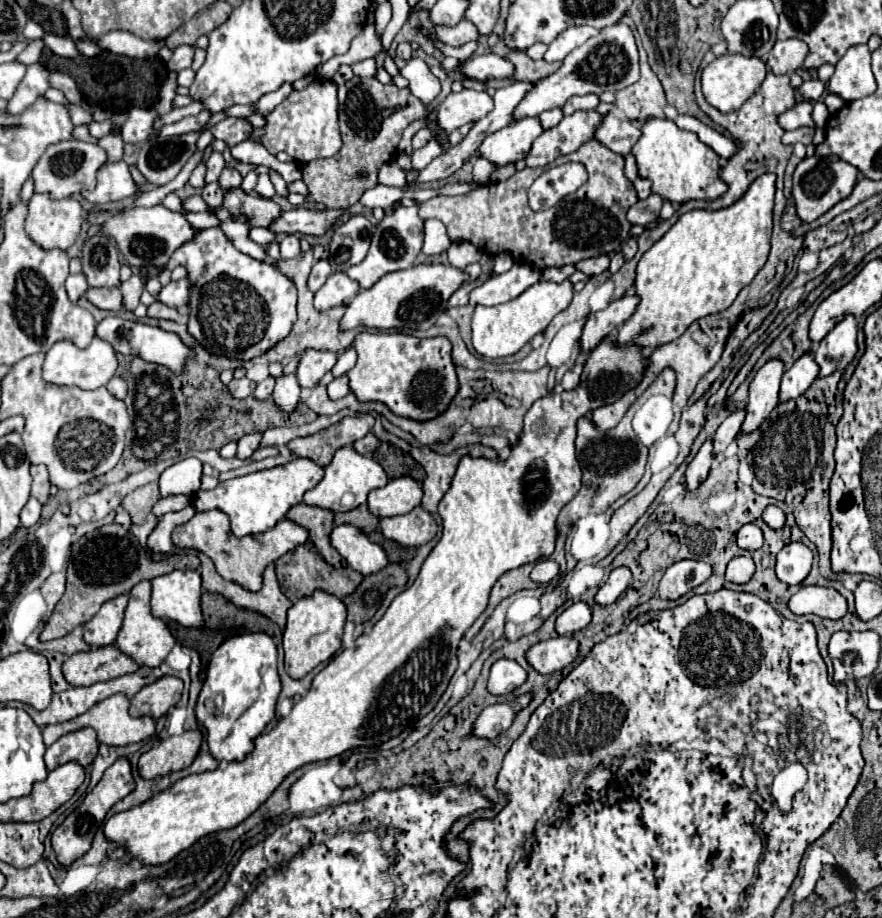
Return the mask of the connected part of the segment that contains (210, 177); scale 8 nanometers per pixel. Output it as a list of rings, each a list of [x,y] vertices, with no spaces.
[[[212,151],[212,155],[210,155],[210,159],[208,159],[206,167],[208,167],[208,173],[206,173],[206,183],[218,181],[218,177],[220,177],[220,173],[222,173],[222,169],[224,169],[224,157],[222,157],[222,153]]]

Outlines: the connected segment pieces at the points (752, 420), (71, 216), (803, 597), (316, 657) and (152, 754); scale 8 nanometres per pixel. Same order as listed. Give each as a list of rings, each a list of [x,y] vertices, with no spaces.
[[[770,359],[764,363],[754,381],[750,383],[750,395],[746,403],[746,419],[742,423],[742,431],[754,431],[760,427],[760,423],[770,415],[770,411],[780,403],[780,379],[784,375],[784,363],[780,359]]]
[[[34,195],[28,203],[28,219],[26,219],[26,233],[30,239],[40,245],[42,249],[68,249],[80,235],[82,227],[82,207],[76,199],[52,199],[48,195]]]
[[[800,587],[800,591],[796,595],[790,597],[788,607],[794,615],[806,615],[806,613],[814,613],[818,617],[826,617],[826,619],[842,619],[846,615],[846,599],[834,589],[834,587]]]
[[[314,591],[310,597],[298,599],[290,609],[288,609],[288,623],[284,629],[284,663],[286,663],[286,673],[290,677],[304,677],[310,673],[316,665],[330,661],[334,653],[340,649],[342,643],[342,629],[346,621],[346,607],[344,603],[328,595],[326,591]]]
[[[184,731],[178,737],[168,737],[160,745],[146,751],[138,761],[138,773],[142,779],[156,779],[172,771],[188,767],[198,755],[202,743],[200,731]]]

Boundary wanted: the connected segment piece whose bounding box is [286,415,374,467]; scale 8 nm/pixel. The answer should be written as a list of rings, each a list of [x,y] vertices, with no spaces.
[[[362,415],[362,417],[344,417],[342,421],[330,425],[324,431],[318,431],[316,435],[310,437],[300,437],[300,439],[292,439],[286,447],[298,455],[298,457],[306,457],[312,459],[316,465],[326,467],[332,459],[332,455],[344,447],[344,445],[352,445],[354,441],[362,439],[366,433],[370,433],[374,425],[374,417],[372,415]]]

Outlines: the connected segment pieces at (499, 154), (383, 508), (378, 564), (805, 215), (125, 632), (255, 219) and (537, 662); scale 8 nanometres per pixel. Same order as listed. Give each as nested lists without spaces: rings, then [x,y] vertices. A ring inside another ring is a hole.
[[[538,117],[520,119],[516,123],[510,123],[508,127],[488,135],[476,155],[488,159],[496,167],[504,167],[508,163],[516,163],[520,159],[526,159],[532,143],[536,137],[542,135],[542,127]]]
[[[398,477],[388,485],[370,491],[368,509],[376,517],[396,517],[420,505],[422,489],[412,477]]]
[[[338,525],[330,533],[332,547],[348,561],[348,567],[362,575],[382,571],[388,565],[384,549],[372,543],[358,527]]]
[[[836,155],[830,157],[806,157],[794,171],[794,189],[792,189],[792,197],[794,197],[794,205],[796,205],[796,213],[802,221],[812,223],[816,221],[820,215],[824,215],[828,209],[832,209],[838,201],[846,199],[854,185],[856,185],[856,167],[852,167],[850,163],[842,161]]]
[[[140,581],[136,587],[132,587],[130,601],[128,601],[126,613],[124,613],[124,623],[116,637],[116,647],[122,653],[126,653],[128,657],[132,657],[138,665],[158,667],[166,659],[166,655],[172,651],[176,639],[172,637],[166,623],[150,613],[150,591],[152,591],[150,581]]]
[[[240,187],[228,189],[224,193],[222,207],[230,211],[230,215],[244,215],[250,227],[268,227],[276,215],[280,215],[280,207],[272,199],[264,199],[260,195],[248,195]]]
[[[554,637],[548,641],[540,641],[528,649],[528,661],[538,673],[554,673],[570,665],[580,651],[580,643],[570,637]]]

